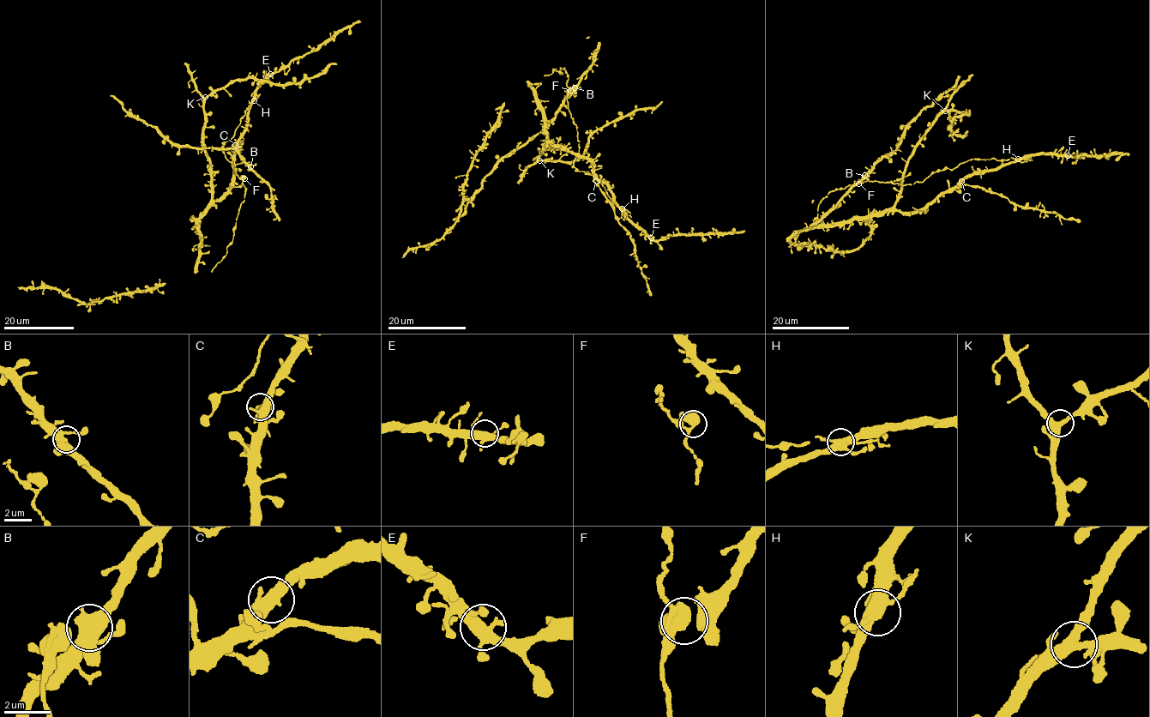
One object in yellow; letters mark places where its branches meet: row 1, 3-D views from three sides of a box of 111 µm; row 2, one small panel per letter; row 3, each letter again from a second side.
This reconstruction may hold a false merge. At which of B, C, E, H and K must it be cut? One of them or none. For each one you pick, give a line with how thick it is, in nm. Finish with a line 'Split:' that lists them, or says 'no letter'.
Split: no letter

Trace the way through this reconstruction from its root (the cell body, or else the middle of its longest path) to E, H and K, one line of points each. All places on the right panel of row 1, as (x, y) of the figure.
E: (959, 182), (981, 171), (1001, 167), (1021, 158), (1045, 154), (1068, 155)
H: (959, 182), (981, 171), (989, 171), (1018, 159)
K: (959, 182), (917, 211), (905, 212), (895, 207), (901, 173), (908, 158), (935, 117), (945, 111)

